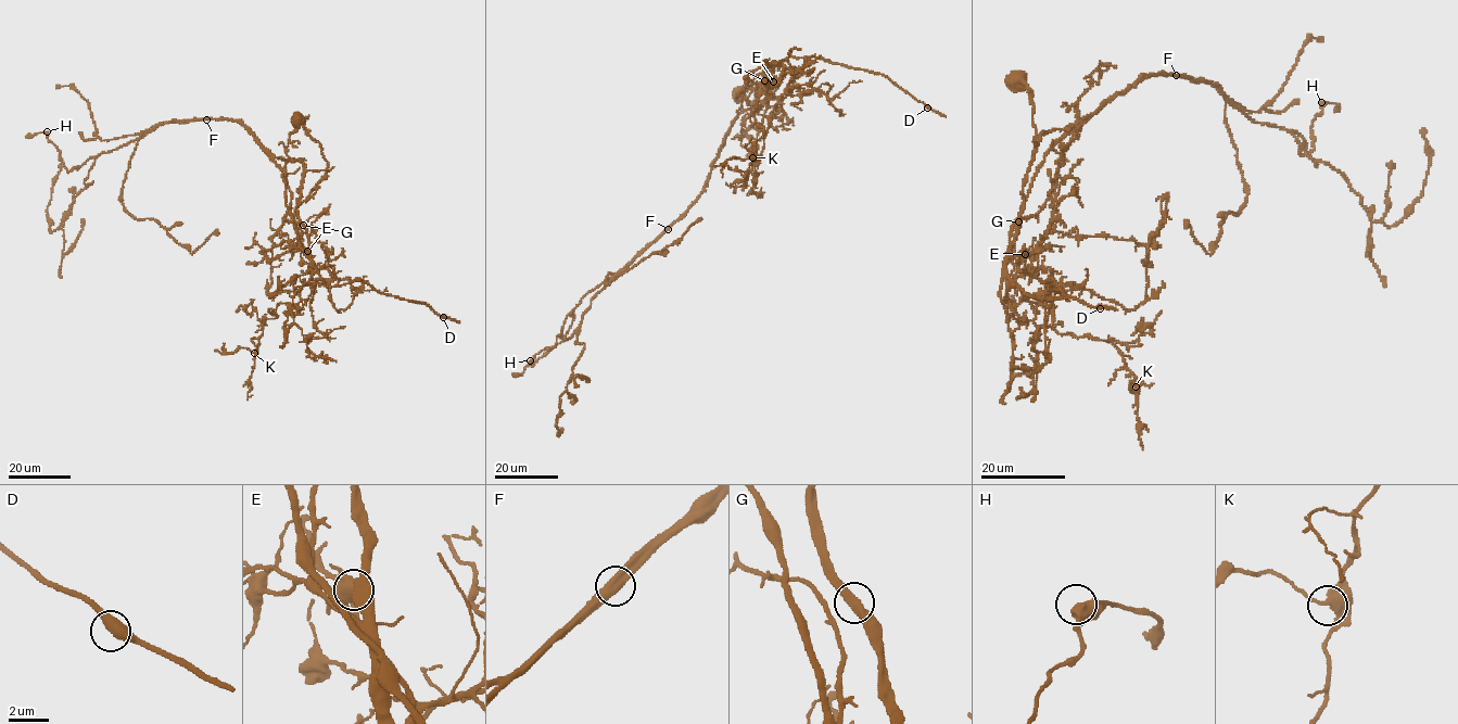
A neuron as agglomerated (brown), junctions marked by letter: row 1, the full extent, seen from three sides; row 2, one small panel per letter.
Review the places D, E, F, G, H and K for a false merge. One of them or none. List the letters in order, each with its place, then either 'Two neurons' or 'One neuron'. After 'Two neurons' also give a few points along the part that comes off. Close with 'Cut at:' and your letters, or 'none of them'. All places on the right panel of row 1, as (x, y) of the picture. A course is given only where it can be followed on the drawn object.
D: Place: (1100, 308). One neuron
E: Place: (1025, 254). One neuron
F: Place: (1176, 75). Two neurons. Course of the part to remove: (1176, 75), (1149, 75), (1056, 142), (1011, 232), (1004, 301), (1013, 284), (1031, 296), (1073, 296), (1117, 310)
G: Place: (1018, 221). One neuron
H: Place: (1321, 102). One neuron
K: Place: (1136, 386). One neuron
Cut at: F

